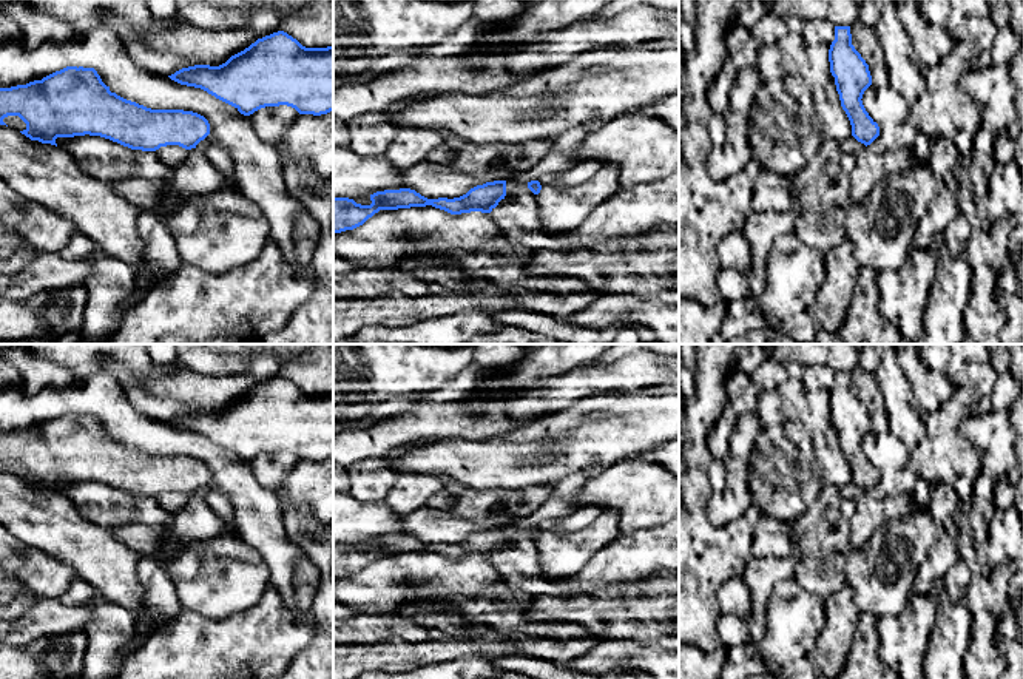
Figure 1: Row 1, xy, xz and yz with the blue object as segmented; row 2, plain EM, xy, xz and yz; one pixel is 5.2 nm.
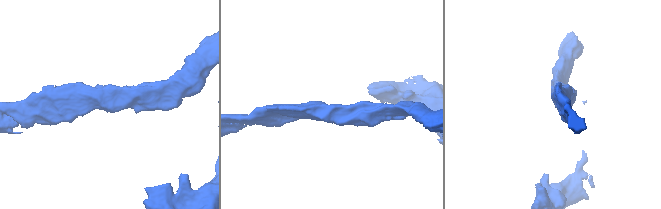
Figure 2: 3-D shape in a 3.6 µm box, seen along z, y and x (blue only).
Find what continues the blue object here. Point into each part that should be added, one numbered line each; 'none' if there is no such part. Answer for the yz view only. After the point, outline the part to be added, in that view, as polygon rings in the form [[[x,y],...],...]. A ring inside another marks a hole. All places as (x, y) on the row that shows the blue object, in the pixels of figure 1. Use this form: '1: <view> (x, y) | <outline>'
none

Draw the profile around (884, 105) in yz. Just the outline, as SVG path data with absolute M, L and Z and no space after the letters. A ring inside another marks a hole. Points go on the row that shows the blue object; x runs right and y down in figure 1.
M889 85L869 86L863 94L863 105L880 127L880 136L867 145L875 153L909 150L913 147L917 130L909 122L910 102Z

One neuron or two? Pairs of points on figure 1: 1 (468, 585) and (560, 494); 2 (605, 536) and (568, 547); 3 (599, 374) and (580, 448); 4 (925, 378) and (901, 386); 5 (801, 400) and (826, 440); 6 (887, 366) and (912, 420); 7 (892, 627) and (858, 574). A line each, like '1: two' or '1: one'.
1: two
2: one
3: two
4: two
5: one
6: one
7: two

